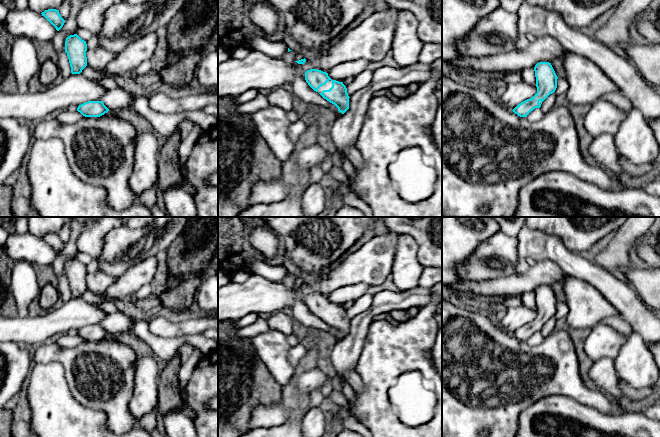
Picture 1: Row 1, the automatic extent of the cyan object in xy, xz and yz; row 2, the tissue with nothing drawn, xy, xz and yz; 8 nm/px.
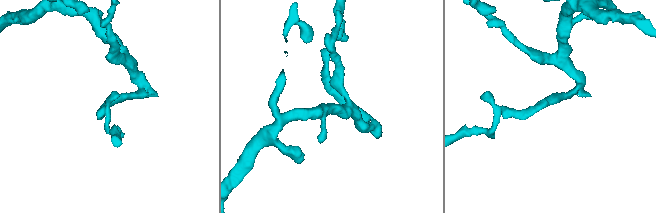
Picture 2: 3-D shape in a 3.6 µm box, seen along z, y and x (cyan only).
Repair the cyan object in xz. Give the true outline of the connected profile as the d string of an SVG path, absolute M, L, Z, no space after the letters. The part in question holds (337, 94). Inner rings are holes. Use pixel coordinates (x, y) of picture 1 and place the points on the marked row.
M317 69L307 70L305 80L314 91L334 104L342 114L349 109L350 97L343 82L332 80L328 73Z

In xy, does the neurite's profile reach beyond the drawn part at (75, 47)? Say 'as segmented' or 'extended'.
as segmented

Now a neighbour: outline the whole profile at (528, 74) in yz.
M524 68L520 72L522 80L531 86L536 86L536 77L534 68Z

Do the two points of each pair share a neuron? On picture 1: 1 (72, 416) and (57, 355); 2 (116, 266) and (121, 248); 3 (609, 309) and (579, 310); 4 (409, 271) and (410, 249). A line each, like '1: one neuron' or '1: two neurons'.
1: two neurons
2: one neuron
3: one neuron
4: one neuron

